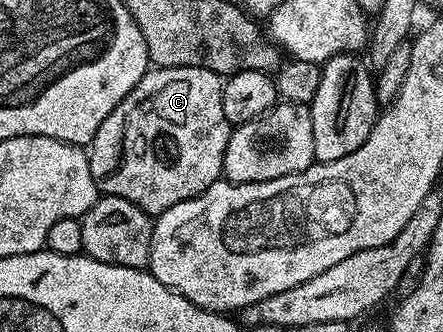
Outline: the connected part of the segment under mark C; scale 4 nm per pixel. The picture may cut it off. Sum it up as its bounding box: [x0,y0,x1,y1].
[87,67,233,215]

